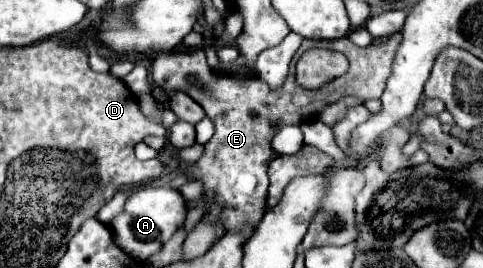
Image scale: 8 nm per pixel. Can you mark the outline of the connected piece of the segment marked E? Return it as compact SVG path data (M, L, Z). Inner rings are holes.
M396 32L392 34L392 38L388 38L388 42L384 42L384 46L368 46L368 48L358 48L354 46L348 38L340 38L340 40L330 40L330 42L322 42L322 40L302 40L302 46L296 54L296 58L306 52L308 48L312 46L318 46L318 48L330 48L330 50L338 50L342 52L344 56L348 56L350 60L350 70L346 72L346 76L340 76L332 82L328 82L326 86L318 88L318 90L302 90L300 86L296 86L294 82L294 62L290 64L290 72L288 72L288 78L284 80L284 84L280 88L270 88L262 78L258 76L252 76L252 78L242 78L242 80L236 80L234 76L230 74L220 74L216 76L216 72L208 66L206 62L206 54L202 54L202 50L192 50L192 52L164 52L164 54L158 54L154 64L152 64L152 80L166 88L166 90L180 90L180 92L186 92L194 102L198 102L206 116L214 122L214 136L210 138L210 142L204 144L204 154L202 158L192 164L188 168L188 176L202 182L204 186L204 192L198 200L192 200L188 202L188 208L196 208L196 206L206 206L206 214L204 216L212 216L216 218L218 224L224 226L226 232L238 232L244 234L244 238L252 238L252 234L256 232L256 226L260 224L264 212L266 212L266 196L268 196L268 164L278 156L274 150L272 150L272 138L274 134L284 128L284 126L300 126L302 122L306 120L312 120L316 118L316 114L320 114L328 104L334 104L338 102L340 98L344 96L354 96L354 98L360 98L360 100L368 100L368 98L380 98L382 92L384 92L384 86L386 86L386 80L388 76L392 74L392 62L394 62L394 56L396 56L396 50L402 42L402 32Z

